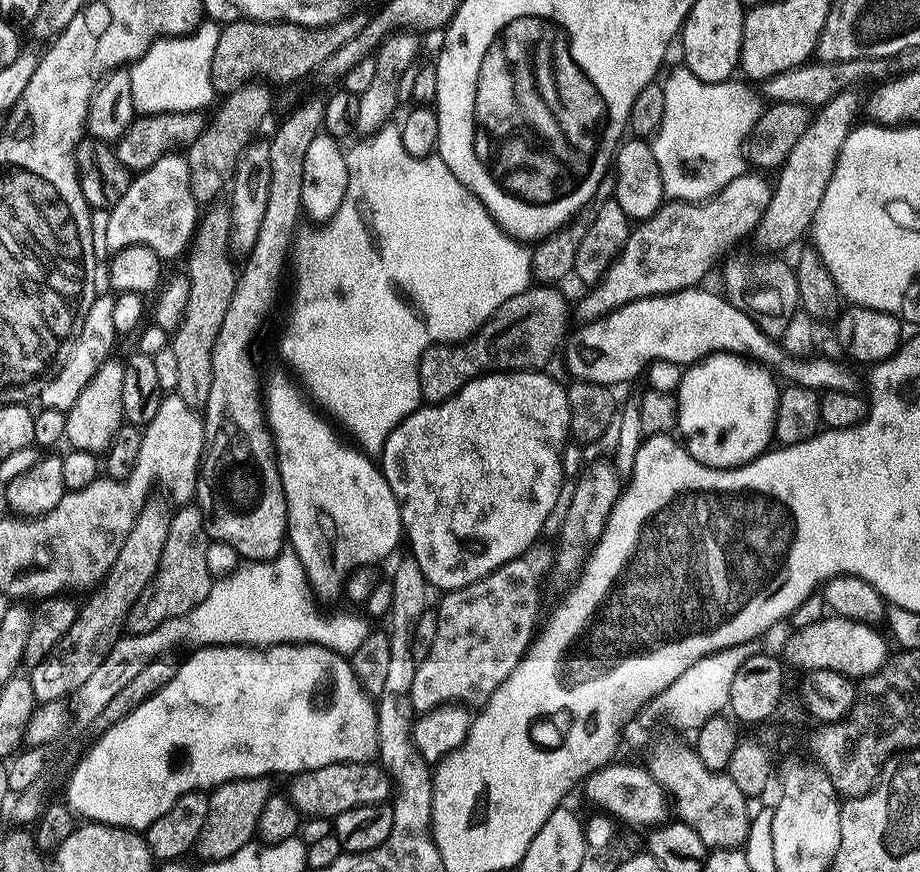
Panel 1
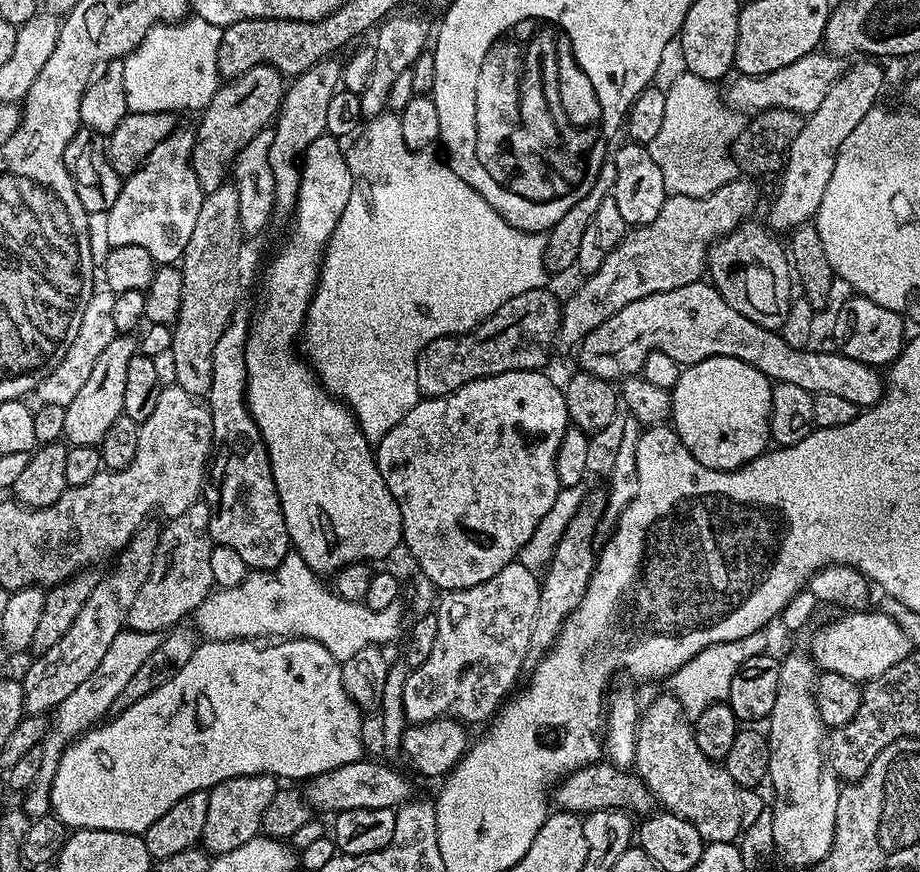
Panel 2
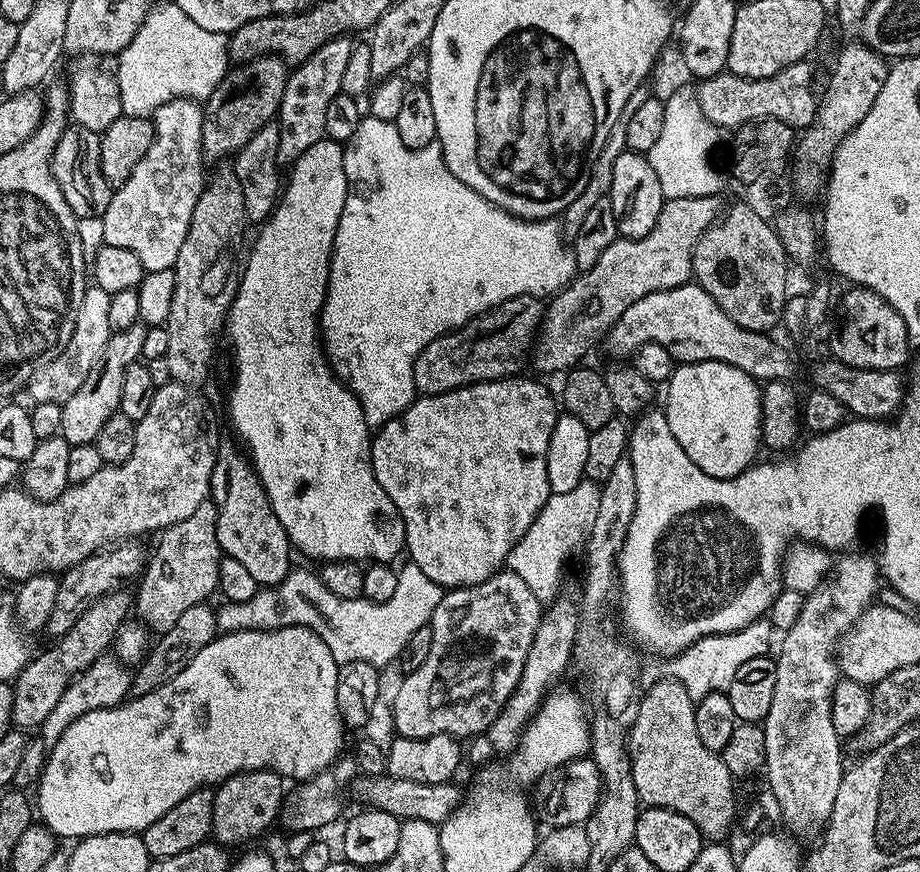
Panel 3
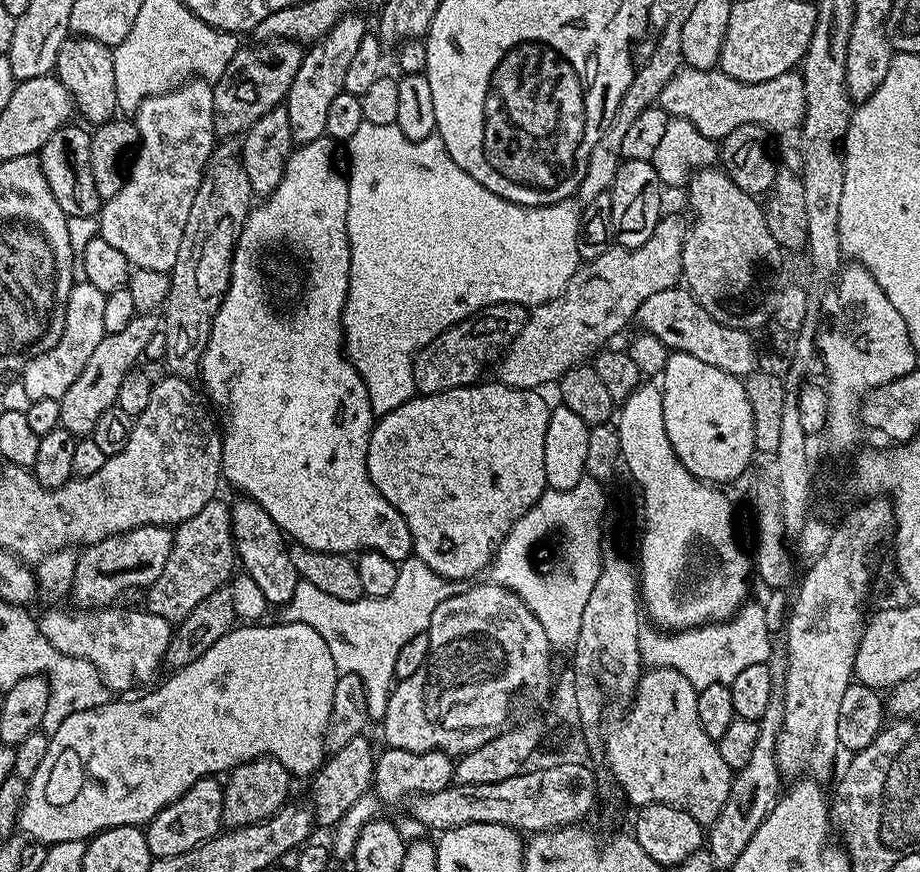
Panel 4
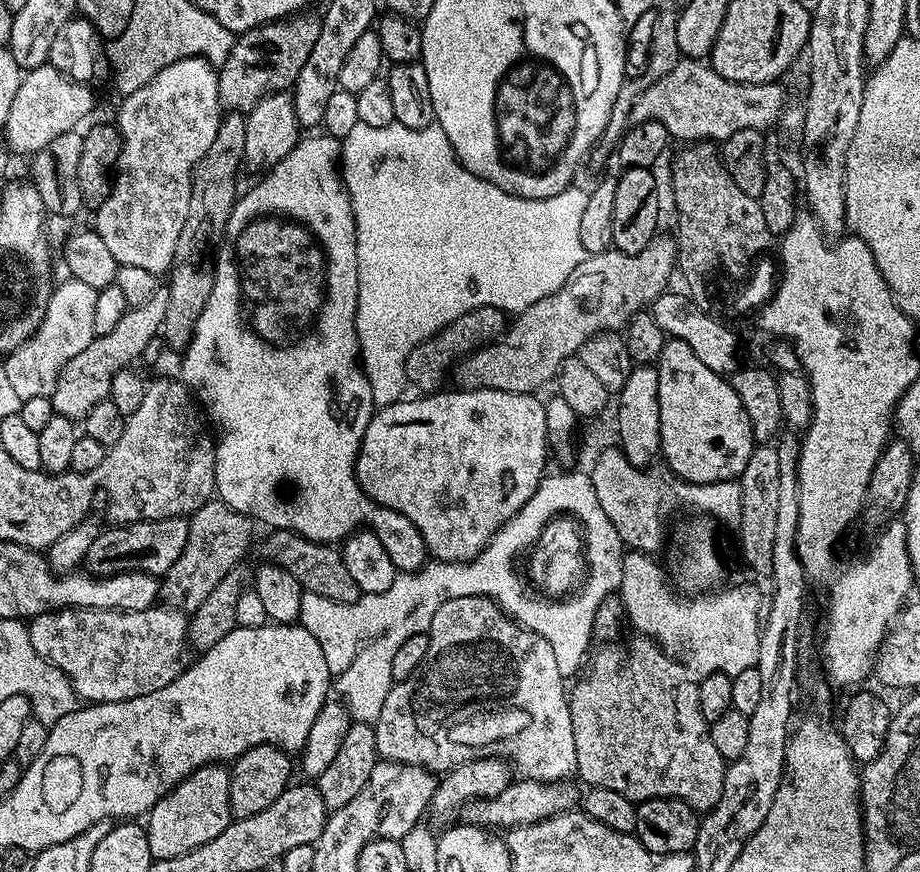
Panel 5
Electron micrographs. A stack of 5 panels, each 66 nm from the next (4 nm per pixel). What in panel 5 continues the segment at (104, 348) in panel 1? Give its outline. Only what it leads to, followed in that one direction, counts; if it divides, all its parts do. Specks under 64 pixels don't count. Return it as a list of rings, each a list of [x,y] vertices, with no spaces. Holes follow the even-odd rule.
[[[64,278],[64,281],[58,284],[51,289],[52,297],[44,310],[42,309],[36,332],[3,357],[3,379],[10,382],[12,389],[18,393],[18,398],[23,400],[51,396],[58,382],[58,374],[62,374],[66,364],[72,358],[78,358],[78,354],[82,354],[82,350],[86,350],[86,346],[90,346],[90,342],[96,337],[94,302],[98,289],[71,278]]]

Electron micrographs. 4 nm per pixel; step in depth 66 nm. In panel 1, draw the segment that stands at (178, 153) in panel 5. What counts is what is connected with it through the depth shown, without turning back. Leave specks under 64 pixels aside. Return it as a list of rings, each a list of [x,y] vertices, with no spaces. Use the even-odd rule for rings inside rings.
[[[183,155],[163,156],[144,172],[133,175],[132,185],[122,194],[118,203],[111,205],[104,224],[102,244],[115,253],[126,246],[150,246],[161,261],[169,262],[175,256],[183,257],[189,251],[198,225],[198,205],[190,194],[190,170]]]

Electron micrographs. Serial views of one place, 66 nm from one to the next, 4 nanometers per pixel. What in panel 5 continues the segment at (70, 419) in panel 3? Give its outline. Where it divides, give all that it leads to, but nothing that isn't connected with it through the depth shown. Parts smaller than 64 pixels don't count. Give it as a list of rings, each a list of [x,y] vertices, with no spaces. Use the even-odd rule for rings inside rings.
[[[157,287],[156,291],[146,298],[146,302],[142,302],[142,306],[134,306],[129,308],[126,314],[122,314],[121,320],[116,323],[114,330],[110,330],[110,334],[94,337],[90,346],[86,346],[86,350],[82,350],[78,358],[72,358],[62,370],[62,374],[58,374],[58,382],[51,395],[53,413],[82,422],[86,414],[90,414],[90,410],[98,406],[98,402],[108,399],[114,374],[118,374],[118,370],[135,365],[150,338],[161,335],[167,305],[167,287]]]

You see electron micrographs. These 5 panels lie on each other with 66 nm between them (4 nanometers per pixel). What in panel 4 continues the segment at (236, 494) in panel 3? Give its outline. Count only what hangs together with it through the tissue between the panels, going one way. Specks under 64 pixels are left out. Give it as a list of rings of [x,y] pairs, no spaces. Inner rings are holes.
[[[239,498],[231,501],[232,510],[232,541],[236,544],[236,554],[238,564],[241,569],[262,590],[266,602],[270,606],[283,606],[294,598],[294,590],[301,582],[301,578],[296,573],[296,567],[292,561],[292,553],[286,543],[286,537],[280,528],[262,510],[262,506],[251,498]],[[284,543],[286,543],[284,545]],[[244,567],[244,568],[243,568]]]

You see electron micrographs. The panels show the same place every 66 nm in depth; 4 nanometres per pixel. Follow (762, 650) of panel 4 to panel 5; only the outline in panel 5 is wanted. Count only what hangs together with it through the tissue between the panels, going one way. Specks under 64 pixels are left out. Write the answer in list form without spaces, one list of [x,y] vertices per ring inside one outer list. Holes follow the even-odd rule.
[[[636,549],[625,551],[622,560],[622,582],[618,589],[618,598],[625,617],[632,622],[639,635],[650,637],[656,641],[668,655],[683,658],[687,667],[697,675],[724,673],[730,677],[737,676],[743,670],[754,668],[758,660],[761,646],[758,622],[758,606],[764,592],[753,581],[744,582],[728,590],[727,588],[711,593],[701,593],[692,597],[681,596],[669,582],[667,573],[654,562],[655,557]]]

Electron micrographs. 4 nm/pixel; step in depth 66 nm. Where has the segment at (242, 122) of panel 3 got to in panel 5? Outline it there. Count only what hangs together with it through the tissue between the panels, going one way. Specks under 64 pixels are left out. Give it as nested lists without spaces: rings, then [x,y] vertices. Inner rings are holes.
[[[296,14],[270,24],[259,24],[257,28],[239,33],[236,45],[230,50],[230,58],[226,58],[226,62],[218,68],[221,109],[247,114],[269,92],[291,89],[314,42],[318,42],[320,16],[304,15],[308,14]]]

